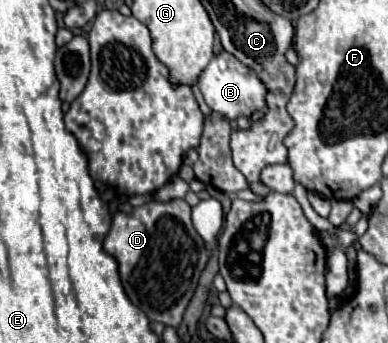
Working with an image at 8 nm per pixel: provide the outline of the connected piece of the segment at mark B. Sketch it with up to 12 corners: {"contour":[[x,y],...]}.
{"contour":[[226,51],[198,79],[212,111],[234,121],[266,107],[264,83]]}

